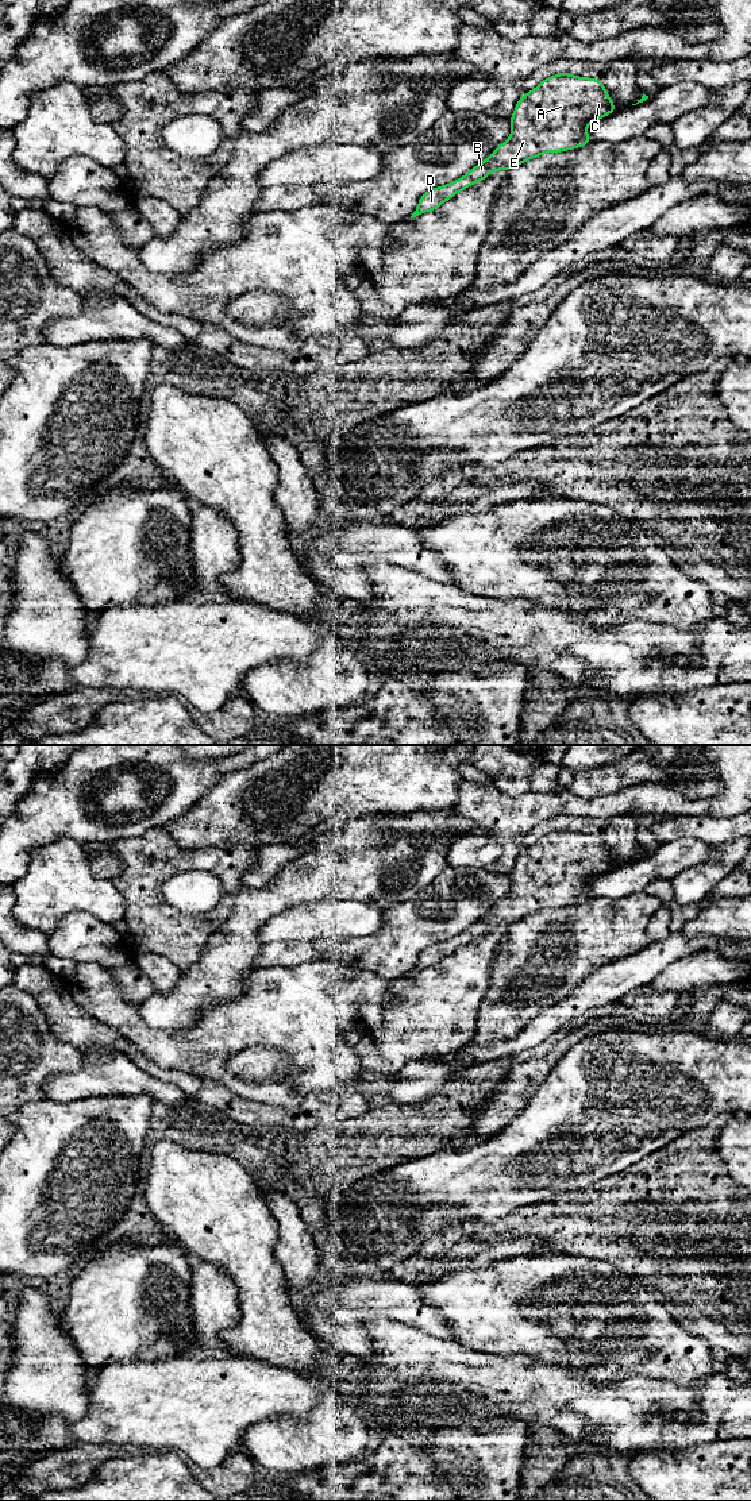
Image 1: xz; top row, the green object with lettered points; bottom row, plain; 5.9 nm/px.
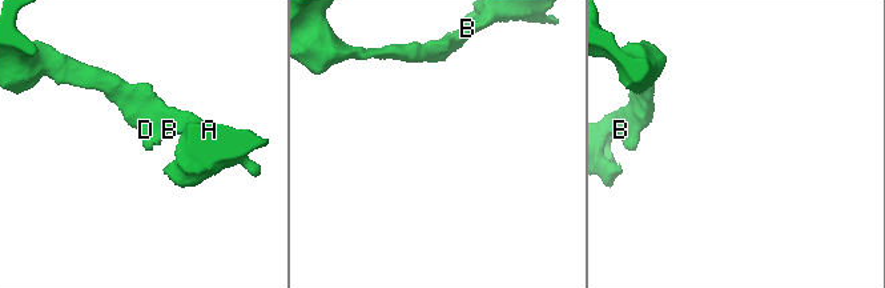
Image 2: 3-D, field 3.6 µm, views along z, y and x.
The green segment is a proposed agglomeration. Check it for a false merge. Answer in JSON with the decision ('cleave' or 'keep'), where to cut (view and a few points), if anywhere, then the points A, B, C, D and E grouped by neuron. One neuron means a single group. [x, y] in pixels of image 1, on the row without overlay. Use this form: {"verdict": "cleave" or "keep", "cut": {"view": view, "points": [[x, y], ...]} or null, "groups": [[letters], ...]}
{"verdict": "keep", "cut": null, "groups": [["A", "B", "C", "D", "E"]]}

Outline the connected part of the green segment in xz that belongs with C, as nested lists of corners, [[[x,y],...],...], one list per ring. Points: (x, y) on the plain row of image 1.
[[[558,829],[523,850],[509,873],[511,892],[463,933],[430,945],[411,973],[431,968],[458,948],[490,929],[511,926],[531,914],[590,899],[588,880],[615,868],[604,840],[597,834]]]

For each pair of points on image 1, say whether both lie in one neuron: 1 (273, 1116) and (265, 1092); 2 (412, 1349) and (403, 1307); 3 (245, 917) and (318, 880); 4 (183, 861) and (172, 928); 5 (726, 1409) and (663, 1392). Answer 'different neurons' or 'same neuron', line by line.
1: different neurons
2: different neurons
3: same neuron
4: same neuron
5: same neuron

